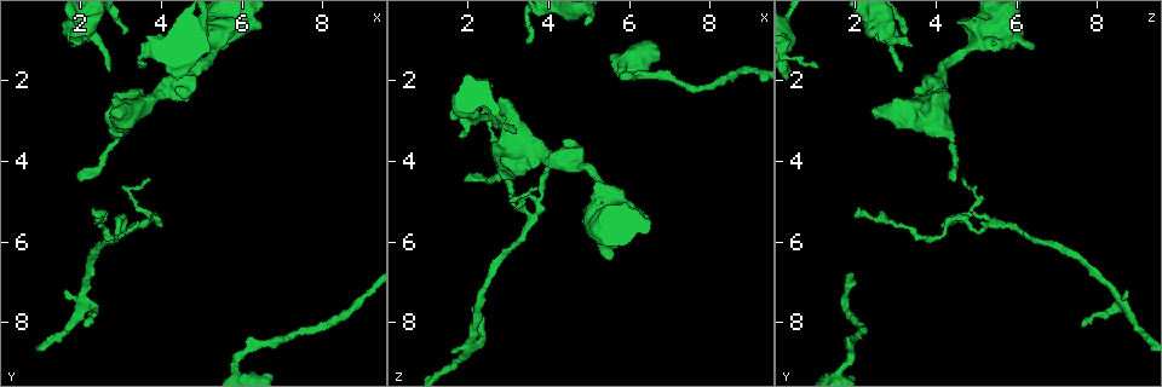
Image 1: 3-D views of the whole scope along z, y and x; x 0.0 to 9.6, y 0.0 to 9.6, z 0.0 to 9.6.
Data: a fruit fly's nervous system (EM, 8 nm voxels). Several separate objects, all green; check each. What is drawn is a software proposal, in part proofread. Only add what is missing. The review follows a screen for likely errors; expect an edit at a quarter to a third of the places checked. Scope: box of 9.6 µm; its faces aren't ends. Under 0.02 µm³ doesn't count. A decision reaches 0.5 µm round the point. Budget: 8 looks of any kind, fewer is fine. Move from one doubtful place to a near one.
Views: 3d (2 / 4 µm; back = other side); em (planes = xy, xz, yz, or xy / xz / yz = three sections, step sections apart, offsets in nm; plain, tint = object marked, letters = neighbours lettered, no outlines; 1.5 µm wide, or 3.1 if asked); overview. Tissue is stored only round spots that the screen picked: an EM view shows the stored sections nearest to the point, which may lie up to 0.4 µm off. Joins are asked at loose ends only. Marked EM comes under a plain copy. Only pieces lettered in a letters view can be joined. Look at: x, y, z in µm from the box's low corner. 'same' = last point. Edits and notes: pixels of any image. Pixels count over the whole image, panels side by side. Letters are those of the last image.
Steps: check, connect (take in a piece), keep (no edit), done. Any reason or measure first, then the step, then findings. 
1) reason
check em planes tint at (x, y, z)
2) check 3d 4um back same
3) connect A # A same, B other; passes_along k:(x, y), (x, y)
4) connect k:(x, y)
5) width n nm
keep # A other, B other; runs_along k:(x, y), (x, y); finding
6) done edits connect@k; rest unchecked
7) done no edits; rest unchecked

branch stops here
check em xy step 8 tint at (1.80, 1.15, 3.35)

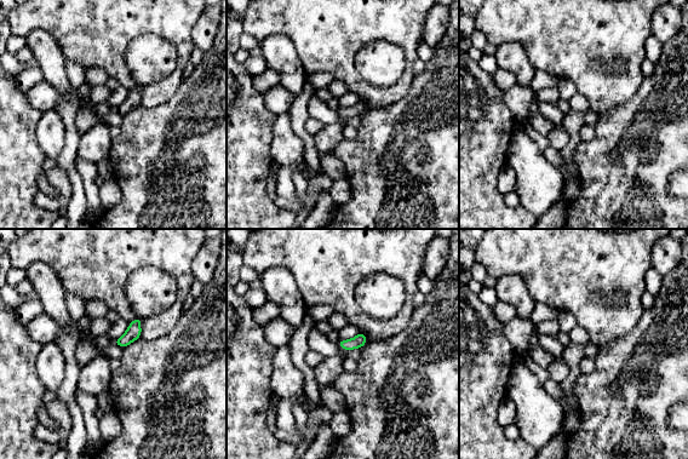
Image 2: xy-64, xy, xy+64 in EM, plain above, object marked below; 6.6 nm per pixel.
check em planes letters same

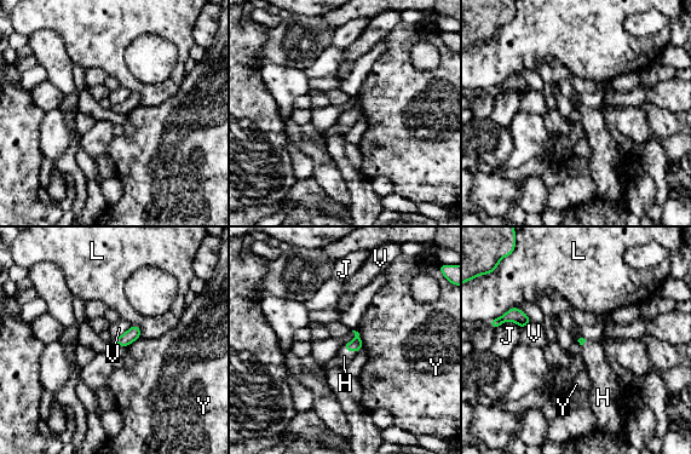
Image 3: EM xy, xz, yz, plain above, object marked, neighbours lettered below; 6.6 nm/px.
longest_contact J 180 nm
connect H # H same, J other, L other, V other, Y other; passes_along 3:(355, 345), (349, 350), (344, 356); it goes on there

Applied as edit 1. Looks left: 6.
redraw
check overview

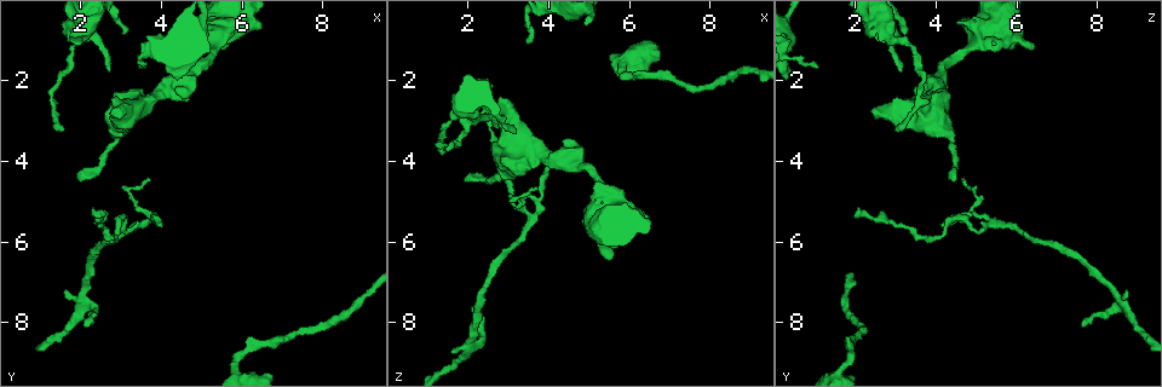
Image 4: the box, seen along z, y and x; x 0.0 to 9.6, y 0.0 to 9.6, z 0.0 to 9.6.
branch stops here
check 3d 2um back at (2.25, 5.15, 2.10)

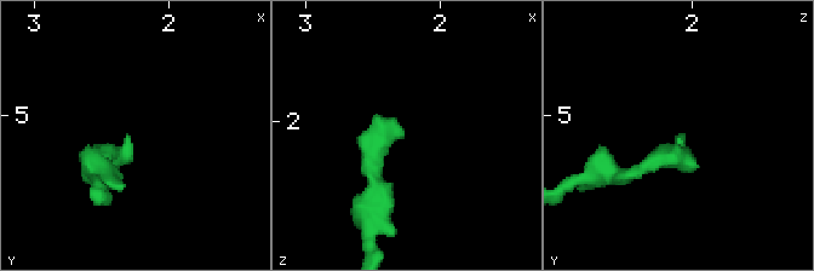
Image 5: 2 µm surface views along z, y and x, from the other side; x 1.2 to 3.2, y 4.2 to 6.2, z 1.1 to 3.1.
check em xy step 8 letters at (2.30, 5.16, 2.10)

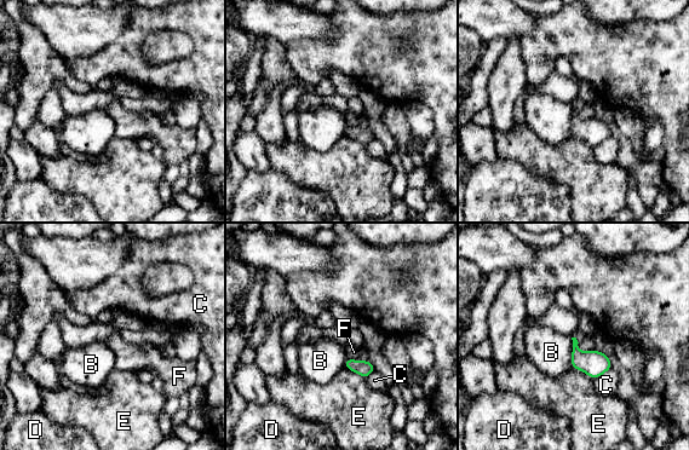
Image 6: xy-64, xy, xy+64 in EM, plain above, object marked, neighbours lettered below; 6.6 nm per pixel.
cut it another way
check em planes letters same

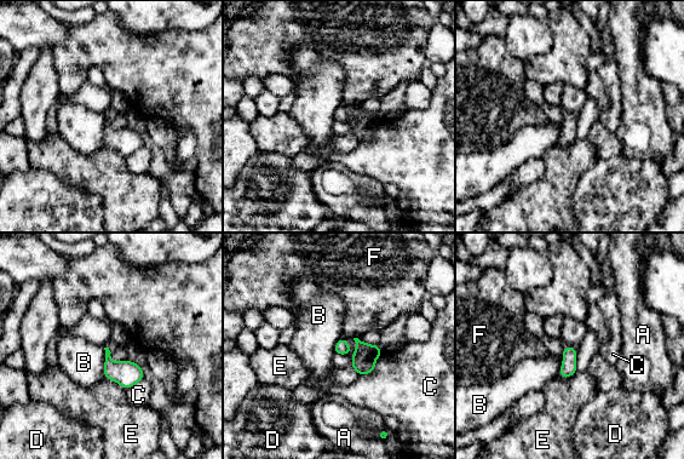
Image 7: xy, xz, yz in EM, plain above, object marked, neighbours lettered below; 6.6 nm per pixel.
keep # A other, B other, C other, D other, E other, F other; border 7:(103, 348), (105, 377); no lettered piece goes on from it

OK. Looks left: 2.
branch stops here
check em xy step 4 letters at (3.45, 1.55, 1.05)

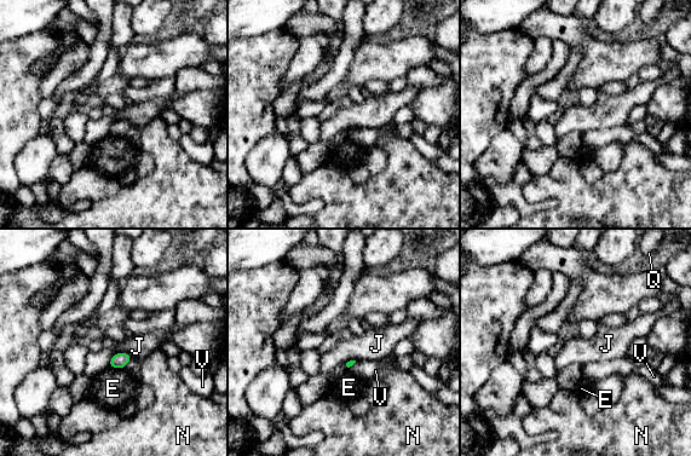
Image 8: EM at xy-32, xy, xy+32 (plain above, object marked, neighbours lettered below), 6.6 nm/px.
keep # E other, J other, N other, Q other, V other; border 8:(133, 358), (116, 352), (108, 365); none of them fits

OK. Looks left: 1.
done edits connect@3; rest unchecked

